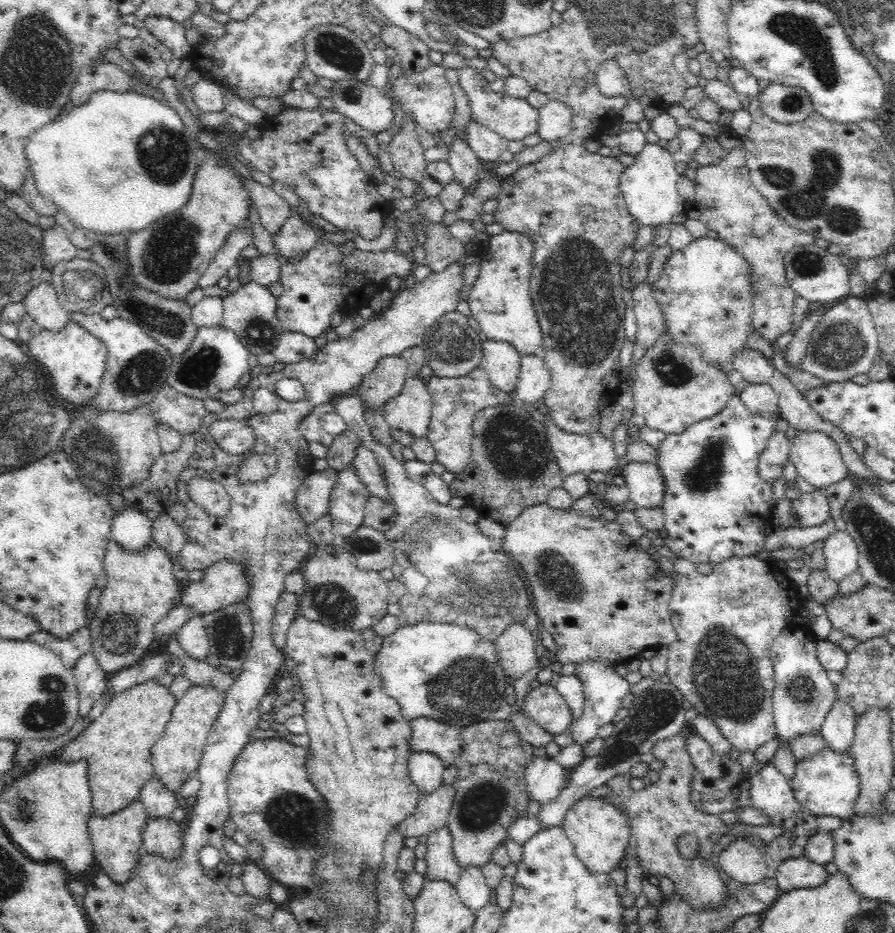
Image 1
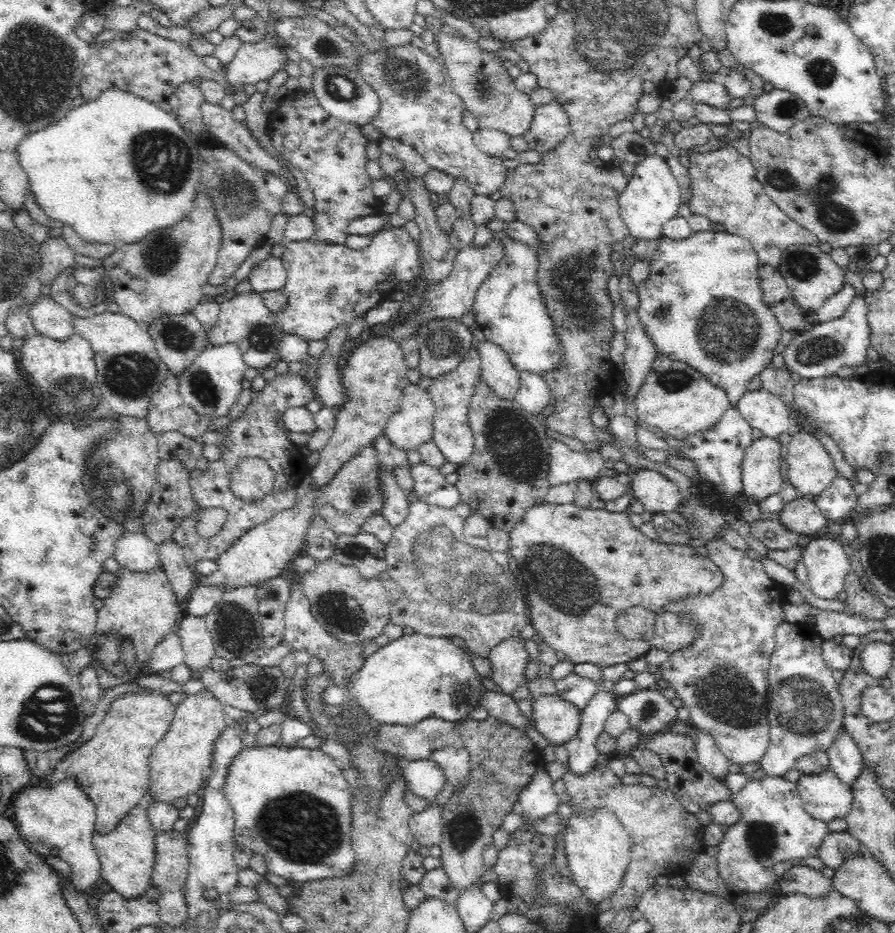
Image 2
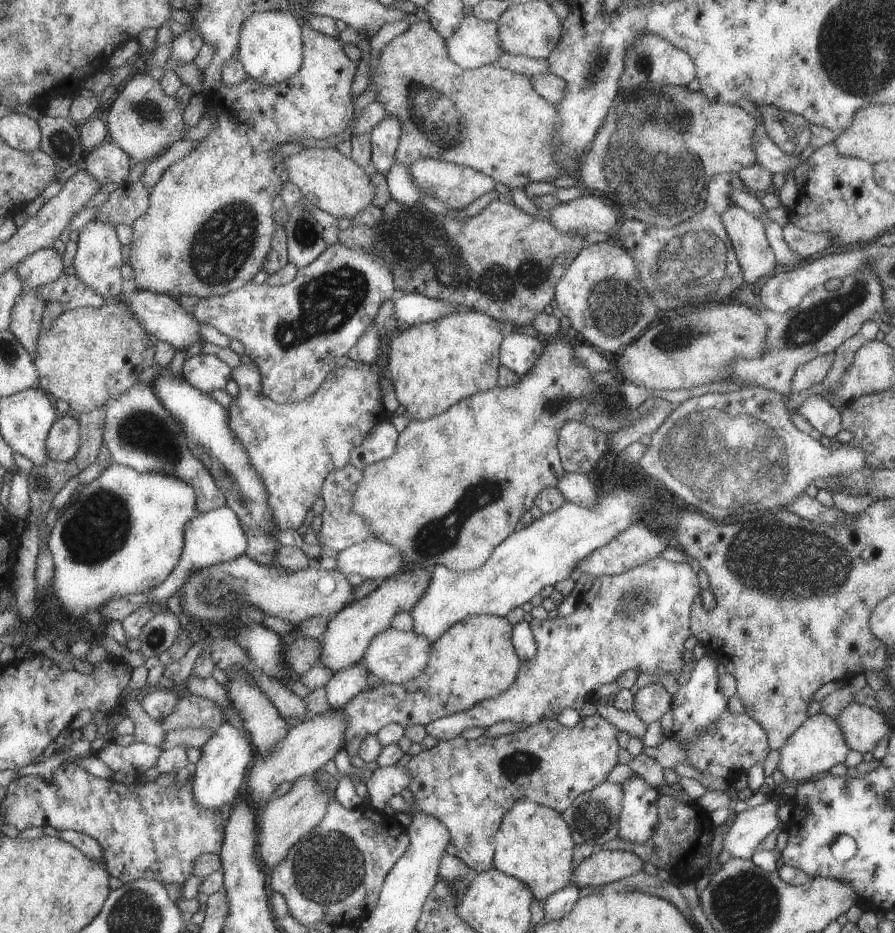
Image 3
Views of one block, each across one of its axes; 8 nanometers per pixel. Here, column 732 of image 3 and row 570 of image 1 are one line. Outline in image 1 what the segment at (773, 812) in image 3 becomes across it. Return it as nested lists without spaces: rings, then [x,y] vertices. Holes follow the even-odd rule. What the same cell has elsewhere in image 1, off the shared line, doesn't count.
[[[835,531],[823,542],[824,567],[822,572],[825,572],[827,578],[839,584],[841,580],[857,571],[858,548],[847,532]]]

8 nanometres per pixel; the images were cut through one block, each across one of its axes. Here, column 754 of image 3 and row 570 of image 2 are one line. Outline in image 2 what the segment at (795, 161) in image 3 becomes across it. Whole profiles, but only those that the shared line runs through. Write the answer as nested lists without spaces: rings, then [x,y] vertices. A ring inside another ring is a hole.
[[[124,532],[116,542],[113,557],[121,568],[131,571],[152,571],[162,569],[158,547],[145,534]]]

